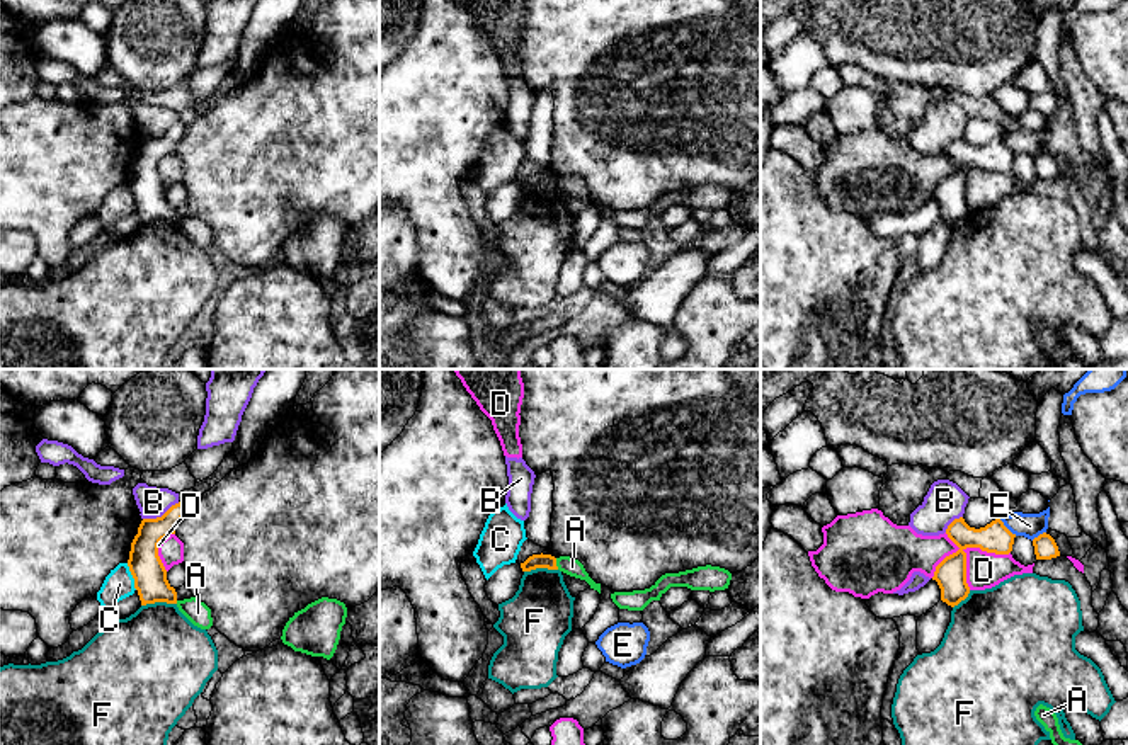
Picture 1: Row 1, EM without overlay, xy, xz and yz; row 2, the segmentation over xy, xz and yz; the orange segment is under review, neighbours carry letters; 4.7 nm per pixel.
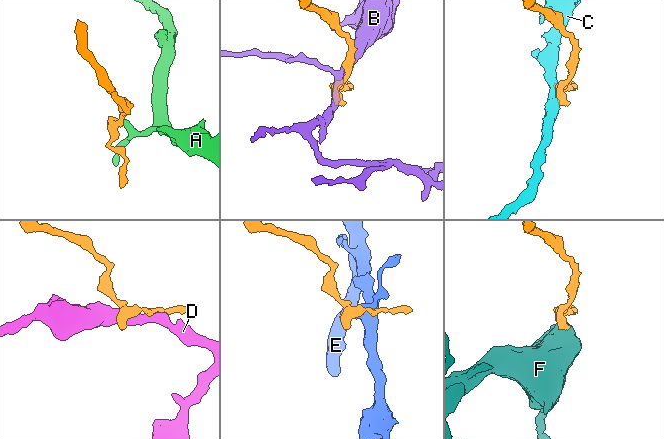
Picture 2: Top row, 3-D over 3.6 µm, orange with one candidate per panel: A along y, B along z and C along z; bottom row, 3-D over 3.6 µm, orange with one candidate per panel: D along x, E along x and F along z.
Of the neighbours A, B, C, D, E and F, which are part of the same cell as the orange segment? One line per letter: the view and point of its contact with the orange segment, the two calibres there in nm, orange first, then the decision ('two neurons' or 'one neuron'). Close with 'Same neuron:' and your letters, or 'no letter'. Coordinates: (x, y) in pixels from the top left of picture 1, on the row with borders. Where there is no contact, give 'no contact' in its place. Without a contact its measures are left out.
A: xz (555, 563) | 70/90 nm | two neurons
B: xy (162, 516) | 160/150 nm | two neurons
C: xy (133, 577) | 160/140 nm | two neurons
D: yz (967, 546) | 150/180 nm | two neurons
E: yz (1006, 528) | 140/120 nm | two neurons
F: xy (159, 601) | 160/440 nm | two neurons
Same neuron: no letter

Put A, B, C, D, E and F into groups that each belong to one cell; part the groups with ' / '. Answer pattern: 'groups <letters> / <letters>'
groups A / B / C / D / E / F

